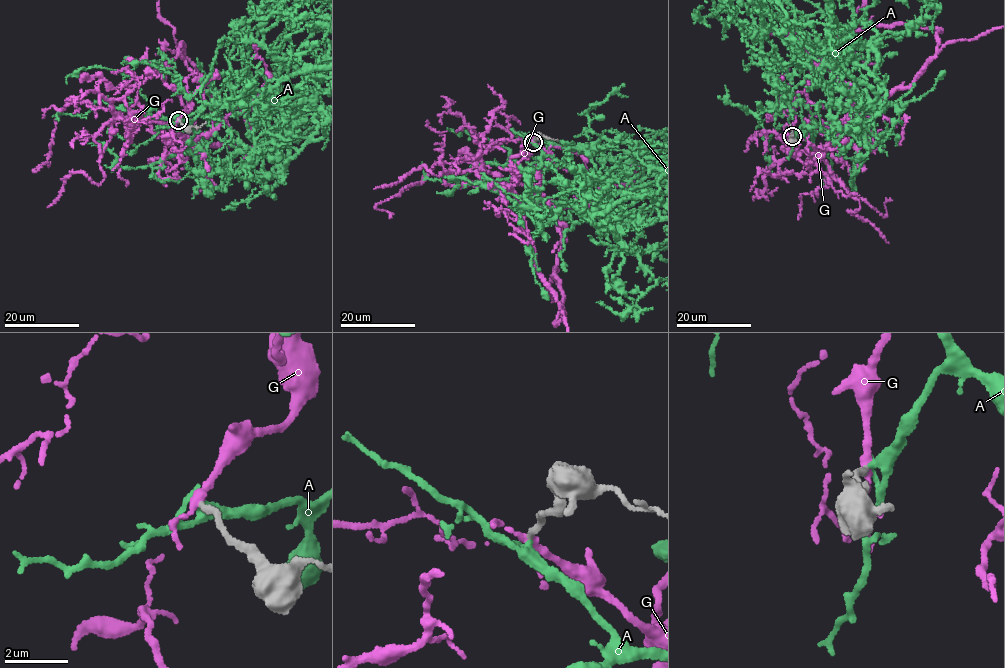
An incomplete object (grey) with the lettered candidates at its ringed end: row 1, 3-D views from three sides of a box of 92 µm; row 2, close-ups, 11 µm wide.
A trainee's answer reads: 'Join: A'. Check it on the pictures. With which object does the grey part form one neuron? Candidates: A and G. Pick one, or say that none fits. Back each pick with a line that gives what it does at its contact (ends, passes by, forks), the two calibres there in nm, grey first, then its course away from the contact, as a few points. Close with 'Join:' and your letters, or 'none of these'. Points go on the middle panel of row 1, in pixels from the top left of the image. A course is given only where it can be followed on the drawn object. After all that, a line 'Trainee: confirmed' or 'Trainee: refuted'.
A: It passes by. Thickness 200 nm (grey) against 300 nm
Join: A
Trainee: confirmed

